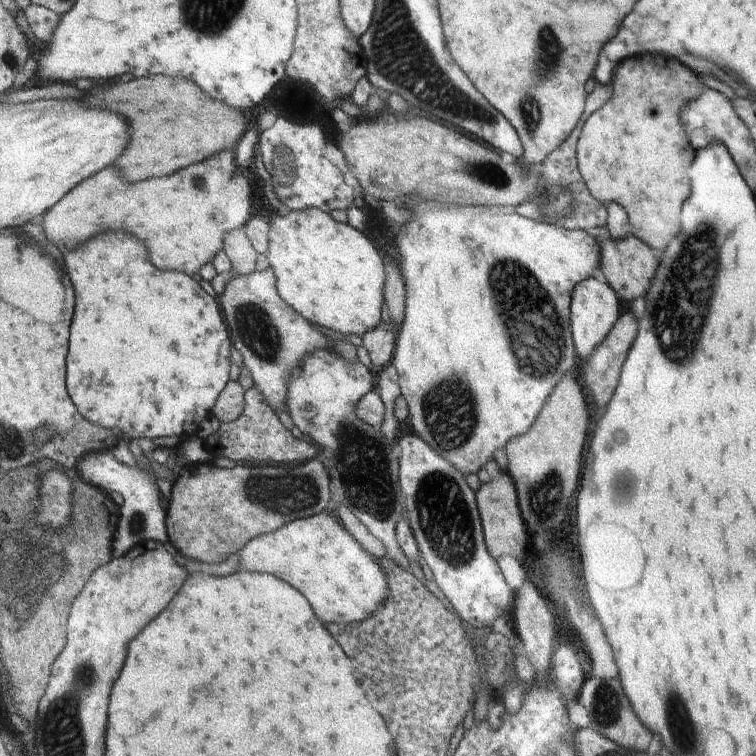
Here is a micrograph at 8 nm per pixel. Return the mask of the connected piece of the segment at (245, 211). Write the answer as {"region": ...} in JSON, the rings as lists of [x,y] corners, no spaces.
{"region":[[[223,149],[208,159],[189,165],[162,177],[151,177],[144,181],[128,183],[115,168],[107,168],[97,176],[90,176],[68,192],[45,217],[41,218],[47,239],[62,250],[78,247],[107,229],[125,231],[139,237],[153,252],[152,263],[164,271],[181,271],[191,276],[201,267],[214,262],[224,251],[224,240],[228,232],[236,231],[249,222],[251,215],[250,175],[241,175],[236,165],[234,150]]]}

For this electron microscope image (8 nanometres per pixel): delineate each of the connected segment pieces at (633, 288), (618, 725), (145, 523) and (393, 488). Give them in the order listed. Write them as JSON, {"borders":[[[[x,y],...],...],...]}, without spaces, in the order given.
{"borders":[[[[633,234],[617,240],[609,237],[600,242],[600,239],[598,241],[600,248],[598,266],[606,283],[613,289],[618,298],[623,298],[627,302],[631,302],[639,296],[644,296],[650,286],[649,280],[653,278],[653,272],[656,271],[655,266],[658,264],[659,254],[655,258],[653,252],[651,252],[652,249]]],[[[591,676],[586,677],[578,690],[577,696],[575,696],[575,700],[587,711],[591,730],[608,738],[621,748],[629,749],[636,753],[646,752],[652,734],[633,714],[631,705],[625,698],[618,679],[599,680]]],[[[99,450],[87,452],[77,466],[82,474],[82,480],[102,488],[103,491],[115,490],[122,495],[124,503],[121,506],[121,524],[117,527],[115,542],[112,544],[114,558],[124,557],[131,552],[139,543],[145,543],[149,539],[167,544],[170,542],[168,535],[167,508],[161,506],[161,492],[151,478],[139,470],[138,467],[130,468],[121,464],[111,450]]],[[[321,349],[313,351],[312,354],[309,354],[300,368],[297,368],[291,376],[290,383],[288,384],[288,406],[287,406],[287,415],[290,419],[296,424],[296,427],[300,429],[303,433],[308,434],[313,438],[314,442],[317,443],[322,448],[322,459],[327,465],[329,474],[332,476],[332,484],[334,493],[341,494],[342,504],[348,506],[351,509],[351,512],[359,518],[359,520],[367,526],[371,531],[372,535],[375,535],[381,542],[383,542],[384,547],[386,548],[386,556],[389,557],[392,561],[395,561],[399,564],[400,567],[403,567],[406,571],[411,570],[410,558],[404,553],[404,550],[400,547],[400,542],[396,537],[396,526],[399,522],[399,519],[402,516],[405,516],[406,510],[406,496],[403,492],[401,483],[400,483],[400,456],[396,443],[391,442],[382,432],[379,427],[374,427],[369,423],[366,423],[364,420],[361,420],[360,416],[357,416],[357,403],[364,398],[365,395],[369,394],[371,391],[376,389],[376,370],[372,368],[367,368],[361,362],[351,363],[345,360],[345,358],[338,355],[333,350]]]]}

